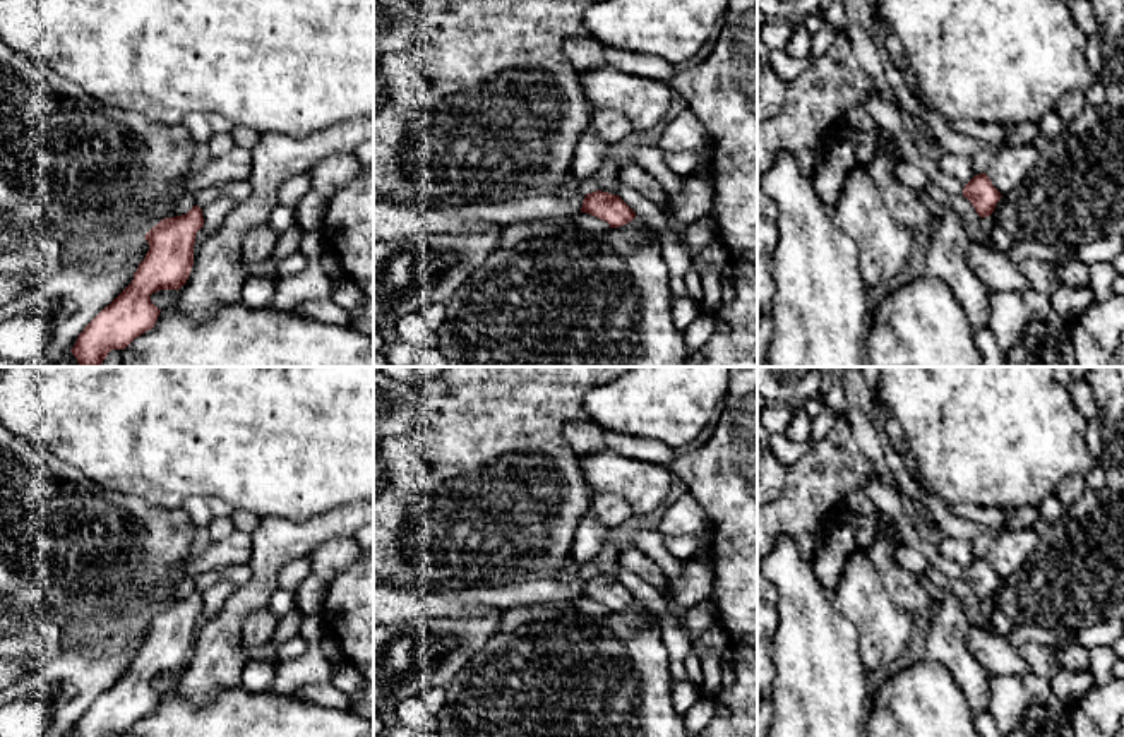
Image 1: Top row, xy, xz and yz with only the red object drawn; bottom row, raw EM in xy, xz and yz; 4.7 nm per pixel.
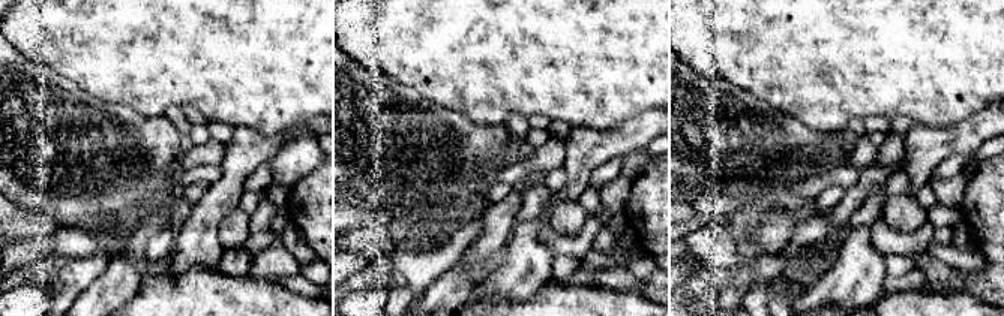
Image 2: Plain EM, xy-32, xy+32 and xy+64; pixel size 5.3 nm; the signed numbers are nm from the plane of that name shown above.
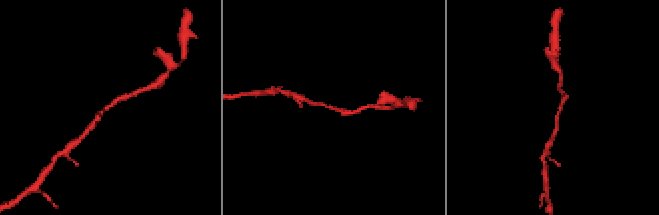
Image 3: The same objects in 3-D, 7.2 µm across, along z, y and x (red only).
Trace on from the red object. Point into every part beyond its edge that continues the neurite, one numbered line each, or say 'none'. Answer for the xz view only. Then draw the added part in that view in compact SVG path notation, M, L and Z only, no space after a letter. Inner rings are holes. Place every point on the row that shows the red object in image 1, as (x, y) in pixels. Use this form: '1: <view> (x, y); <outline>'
none

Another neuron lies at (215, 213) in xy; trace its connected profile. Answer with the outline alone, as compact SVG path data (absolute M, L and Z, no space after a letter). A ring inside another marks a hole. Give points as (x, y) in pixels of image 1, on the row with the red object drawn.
M219 195L202 209L204 230L209 235L214 235L224 223L226 216L235 209L236 201L226 195Z

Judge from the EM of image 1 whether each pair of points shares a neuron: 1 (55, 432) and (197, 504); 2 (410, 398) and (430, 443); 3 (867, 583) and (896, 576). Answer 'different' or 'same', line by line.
1: different
2: different
3: different

